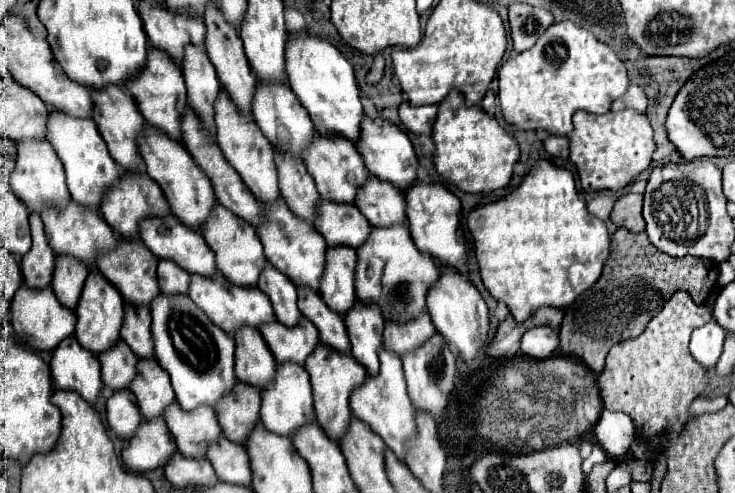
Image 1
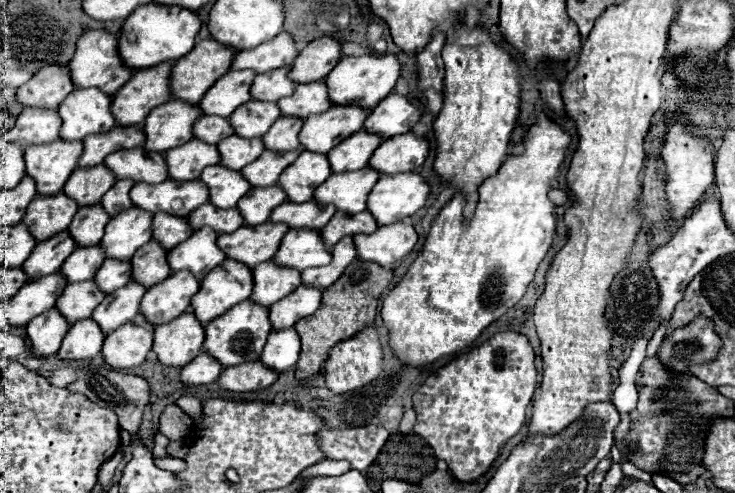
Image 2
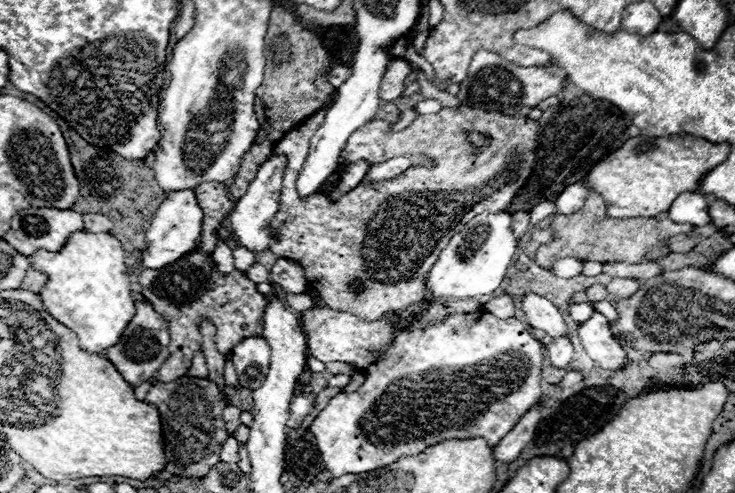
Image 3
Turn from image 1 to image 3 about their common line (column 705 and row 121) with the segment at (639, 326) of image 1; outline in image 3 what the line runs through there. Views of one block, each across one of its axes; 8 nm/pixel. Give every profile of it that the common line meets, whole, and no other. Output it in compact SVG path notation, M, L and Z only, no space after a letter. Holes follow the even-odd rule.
M278 6L272 10L272 18L270 18L266 60L268 62L264 70L264 82L256 90L256 116L260 122L260 130L258 130L258 136L254 138L254 144L244 154L240 172L234 178L234 184L230 186L230 194L234 198L242 198L246 194L248 186L258 174L258 168L262 166L262 162L266 162L266 158L270 158L274 144L282 140L284 134L290 132L298 122L302 122L304 118L320 110L334 92L334 86L326 78L332 66L332 60L326 48L322 46L322 42L318 40L314 32L306 30L294 18L294 14Z

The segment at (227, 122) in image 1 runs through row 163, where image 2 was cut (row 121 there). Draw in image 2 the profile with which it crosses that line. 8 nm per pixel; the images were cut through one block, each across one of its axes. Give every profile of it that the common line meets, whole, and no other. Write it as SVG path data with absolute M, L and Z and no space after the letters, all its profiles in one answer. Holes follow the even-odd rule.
M246 102L228 120L236 130L236 136L260 138L270 130L270 126L278 118L280 118L280 110L276 102Z

